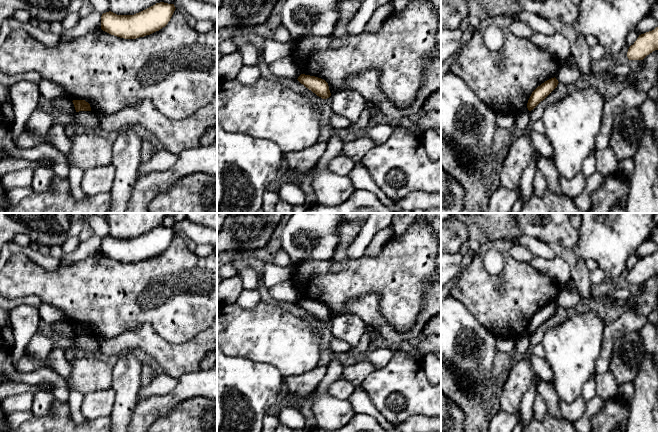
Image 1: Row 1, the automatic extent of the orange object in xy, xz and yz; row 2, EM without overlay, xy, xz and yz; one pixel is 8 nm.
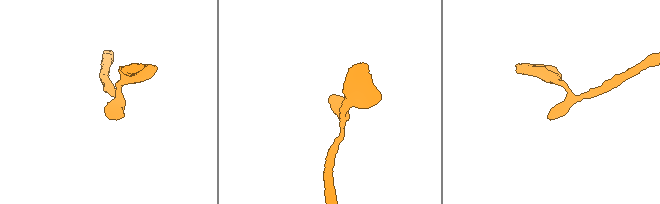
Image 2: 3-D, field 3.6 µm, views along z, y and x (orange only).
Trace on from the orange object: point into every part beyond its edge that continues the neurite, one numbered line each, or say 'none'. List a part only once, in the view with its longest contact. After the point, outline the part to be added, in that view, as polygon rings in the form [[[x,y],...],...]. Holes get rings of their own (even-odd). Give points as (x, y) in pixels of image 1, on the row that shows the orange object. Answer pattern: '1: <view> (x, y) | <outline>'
none

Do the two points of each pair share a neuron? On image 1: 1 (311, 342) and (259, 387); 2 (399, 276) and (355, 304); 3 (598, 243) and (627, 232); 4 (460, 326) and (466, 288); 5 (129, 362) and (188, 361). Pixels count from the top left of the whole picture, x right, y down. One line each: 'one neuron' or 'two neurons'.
1: two neurons
2: two neurons
3: one neuron
4: two neurons
5: two neurons

